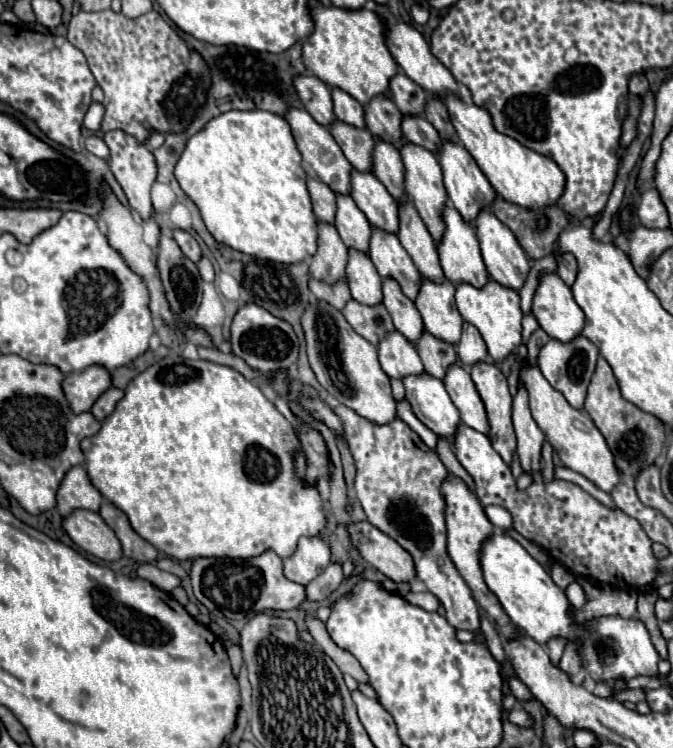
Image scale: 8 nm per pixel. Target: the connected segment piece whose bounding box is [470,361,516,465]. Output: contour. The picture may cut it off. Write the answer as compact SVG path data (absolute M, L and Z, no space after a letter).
M480 361L470 369L472 381L476 385L476 391L480 393L486 413L488 413L488 423L490 423L490 433L488 439L492 441L494 449L500 453L500 457L510 465L512 453L516 451L516 437L512 429L512 395L508 391L506 377L502 371L490 363L490 361Z

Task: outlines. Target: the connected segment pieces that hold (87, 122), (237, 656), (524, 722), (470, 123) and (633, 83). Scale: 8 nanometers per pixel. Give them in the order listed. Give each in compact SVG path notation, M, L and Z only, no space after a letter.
M92 103L84 117L84 127L88 127L90 131L100 131L100 121L102 121L102 103Z
M232 645L228 649L228 657L230 657L230 665L232 665L232 671L234 671L234 677L238 677L238 671L242 667L242 651L238 645Z
M519 707L513 708L508 716L508 720L521 727L531 728L532 727L532 720L530 716Z
M452 95L446 97L446 107L452 119L452 125L458 133L458 139L466 147L466 151L476 159L482 173L488 177L490 185L504 199L512 199L512 203L520 203L520 207L554 207L564 193L566 177L562 169L544 155L538 155L514 139L498 133L492 125L490 113L472 103L464 103Z
M634 75L634 77L630 79L630 95L640 95L640 99L644 99L646 93L648 93L646 75Z

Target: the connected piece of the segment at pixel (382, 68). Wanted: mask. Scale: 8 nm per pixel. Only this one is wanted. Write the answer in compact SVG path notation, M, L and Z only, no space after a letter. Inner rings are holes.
M318 1L310 3L314 17L314 33L304 41L302 59L306 69L330 87L338 87L352 95L360 105L372 95L390 95L388 79L396 75L398 63L386 45L386 23L368 3L360 11L344 11ZM326 7L326 9L324 9Z

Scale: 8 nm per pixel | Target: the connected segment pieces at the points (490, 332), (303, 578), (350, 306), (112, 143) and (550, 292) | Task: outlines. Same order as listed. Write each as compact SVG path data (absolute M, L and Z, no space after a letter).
M488 281L482 289L462 283L456 289L456 305L458 305L458 311L464 317L464 321L476 325L476 329L480 331L480 335L488 347L488 355L496 363L504 361L520 345L520 341L522 341L522 309L520 309L520 297L516 291L506 289L506 287L498 285L496 281Z
M302 537L292 557L284 559L284 577L308 585L330 563L330 547L322 537Z
M352 299L342 309L342 315L348 319L352 329L358 335L362 335L364 339L368 339L372 345L380 343L380 339L384 339L384 335L388 335L388 331L394 331L392 319L382 305L366 307Z
M108 131L104 133L104 141L110 149L110 171L114 173L116 181L124 189L130 209L140 215L140 219L148 221L154 213L152 203L150 203L150 187L156 181L156 161L150 149L144 143L136 143L134 137L122 133L122 131Z
M556 273L542 275L532 313L540 327L560 343L570 343L584 329L584 311L576 307L570 287Z

